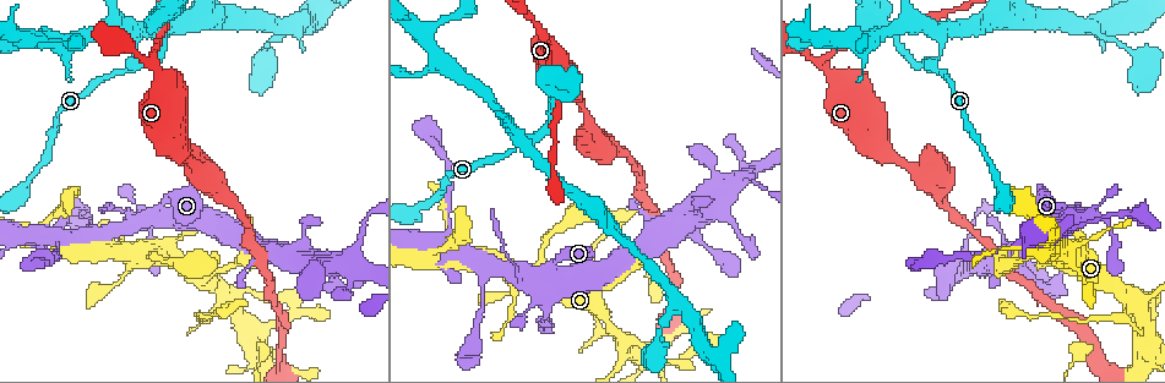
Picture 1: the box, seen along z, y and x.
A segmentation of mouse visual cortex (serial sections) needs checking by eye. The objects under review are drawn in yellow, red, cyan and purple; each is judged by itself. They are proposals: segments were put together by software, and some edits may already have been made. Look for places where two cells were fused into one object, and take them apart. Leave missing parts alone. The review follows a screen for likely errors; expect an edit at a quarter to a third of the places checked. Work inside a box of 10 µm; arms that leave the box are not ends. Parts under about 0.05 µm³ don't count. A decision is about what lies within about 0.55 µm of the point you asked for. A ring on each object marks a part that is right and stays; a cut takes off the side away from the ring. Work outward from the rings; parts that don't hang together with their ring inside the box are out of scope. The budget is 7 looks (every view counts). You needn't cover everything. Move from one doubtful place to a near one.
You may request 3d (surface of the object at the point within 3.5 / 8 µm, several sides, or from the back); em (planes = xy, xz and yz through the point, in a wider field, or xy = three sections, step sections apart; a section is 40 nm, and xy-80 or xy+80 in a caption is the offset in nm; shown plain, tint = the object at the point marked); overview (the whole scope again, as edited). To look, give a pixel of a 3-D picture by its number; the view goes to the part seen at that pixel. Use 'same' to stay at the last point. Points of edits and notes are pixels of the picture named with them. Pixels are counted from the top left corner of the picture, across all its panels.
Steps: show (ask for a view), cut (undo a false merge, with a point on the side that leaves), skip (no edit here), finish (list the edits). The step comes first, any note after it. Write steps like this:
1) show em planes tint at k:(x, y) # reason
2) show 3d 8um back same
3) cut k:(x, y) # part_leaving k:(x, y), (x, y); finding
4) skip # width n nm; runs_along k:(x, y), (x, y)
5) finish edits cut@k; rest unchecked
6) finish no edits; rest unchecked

show 3d 3.5um back at 1:(548, 37) # thin arm on a thick one

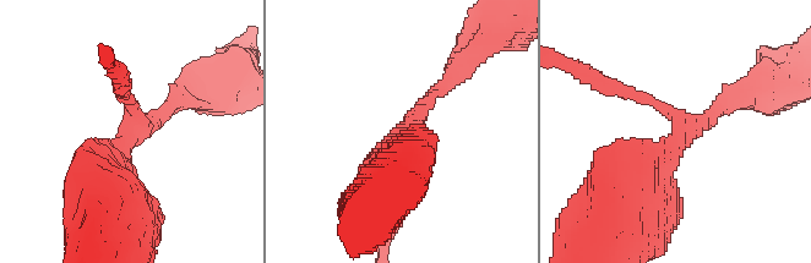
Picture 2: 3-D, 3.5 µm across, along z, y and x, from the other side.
show em xy step 5 tint at 2:(127, 132) # arms 3; arm_widths 200, 200, 450 nm; now the EM

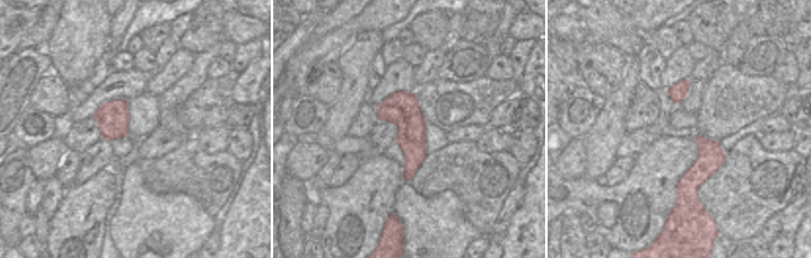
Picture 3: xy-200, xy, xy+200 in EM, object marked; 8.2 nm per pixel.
skip # one cell here

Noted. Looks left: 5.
show 3d 3.5um at 1:(936, 63) # side arm on a straight run

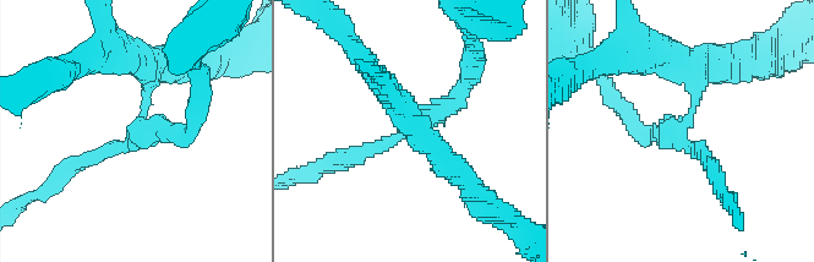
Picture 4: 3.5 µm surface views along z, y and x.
show em xy step 2 tint at 4:(679, 135) # now the EM

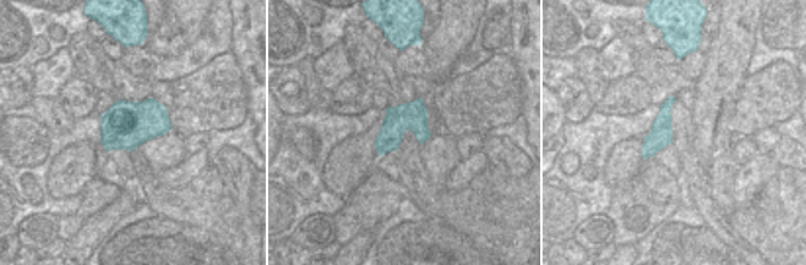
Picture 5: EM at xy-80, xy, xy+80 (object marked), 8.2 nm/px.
cut 4:(675, 77) # part_leaving 4:(689, 115), (705, 63), (746, 59); two cells meet here

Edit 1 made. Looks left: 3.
show overview # redraw

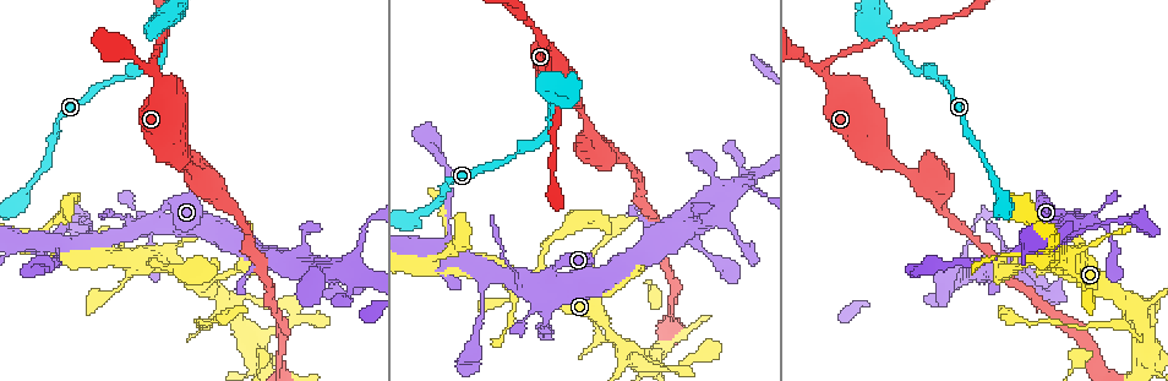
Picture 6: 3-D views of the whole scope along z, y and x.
show 3d 3.5um at 6:(996, 258) # thin neck

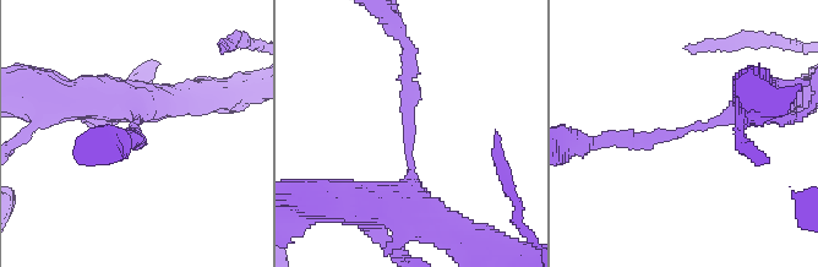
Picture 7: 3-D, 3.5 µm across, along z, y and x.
show em xy step 2 tint at 7:(133, 127) # arm_widths 200, 300 nm; now the EM

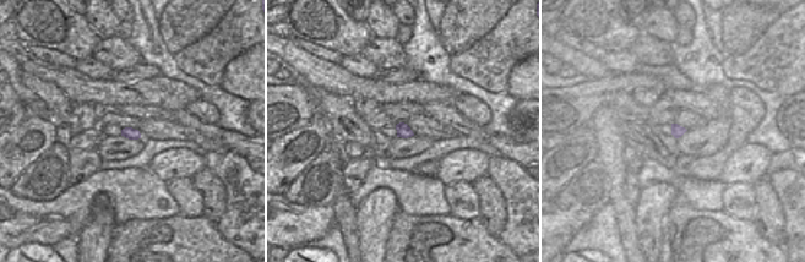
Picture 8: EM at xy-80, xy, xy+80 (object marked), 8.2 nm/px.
skip # runs_along 7:(758, 103), (677, 134), (601, 137); one cell here

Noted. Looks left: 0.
finish edits cut@4; rest unchecked

